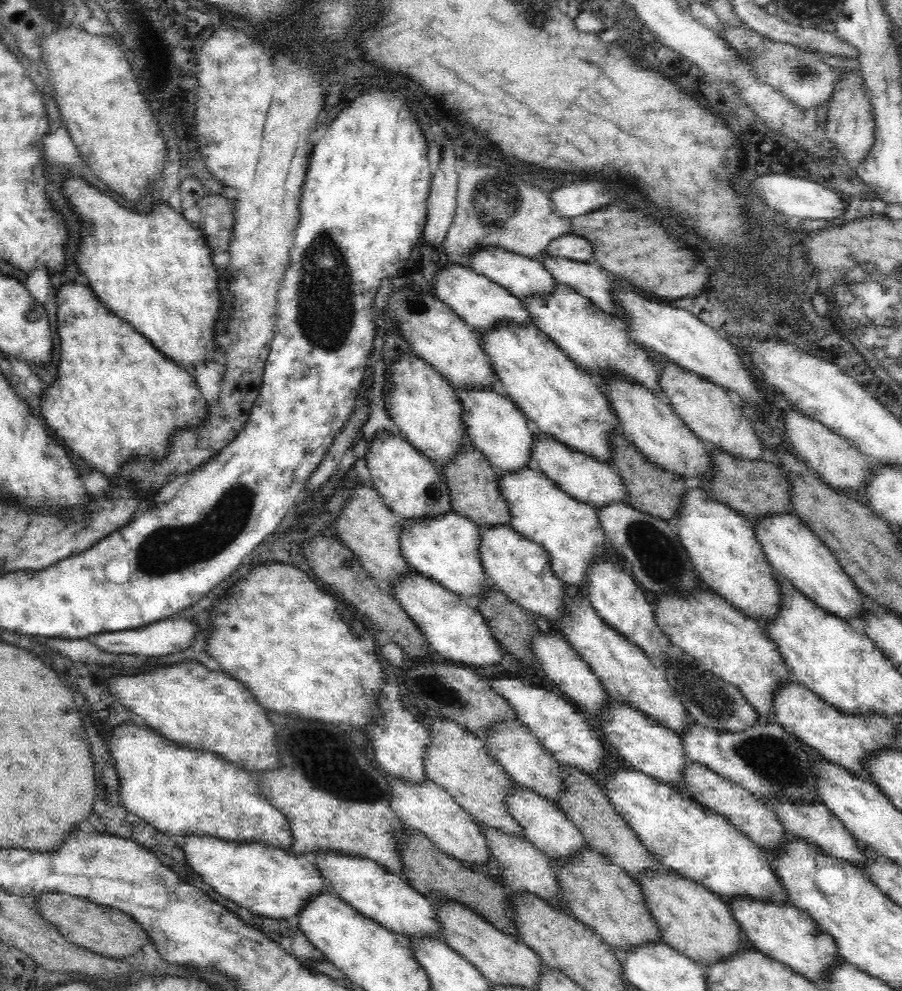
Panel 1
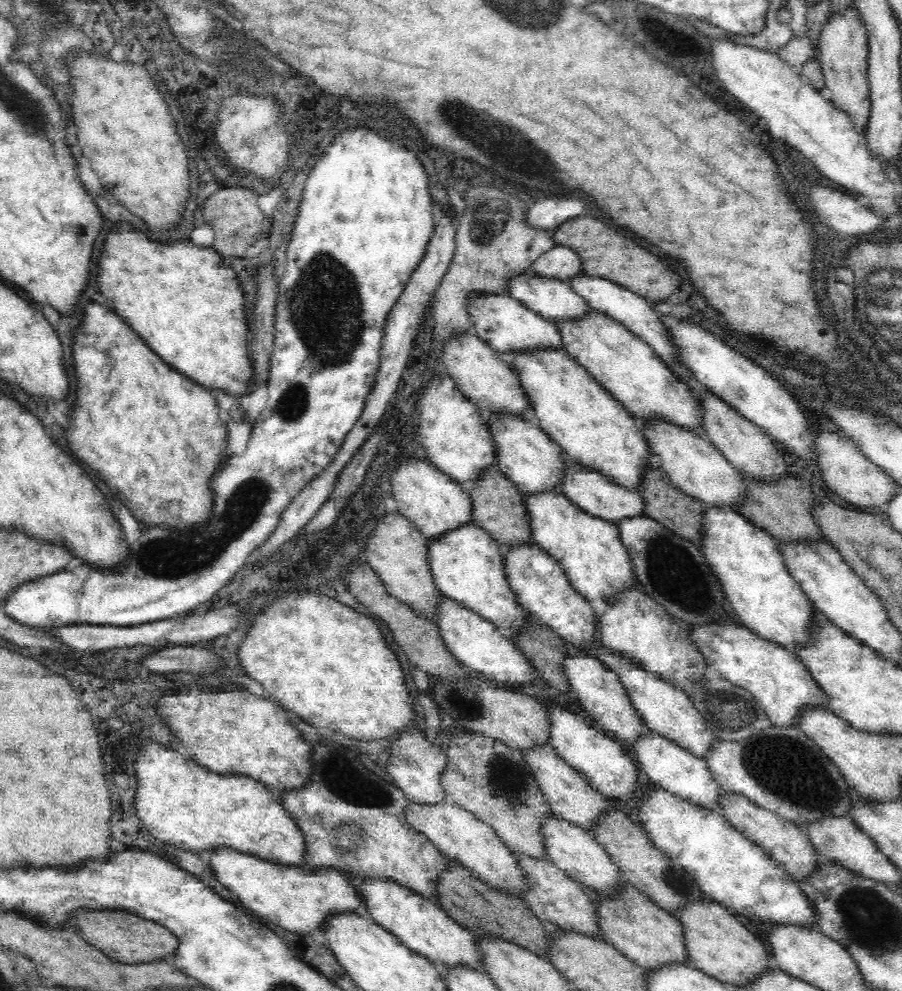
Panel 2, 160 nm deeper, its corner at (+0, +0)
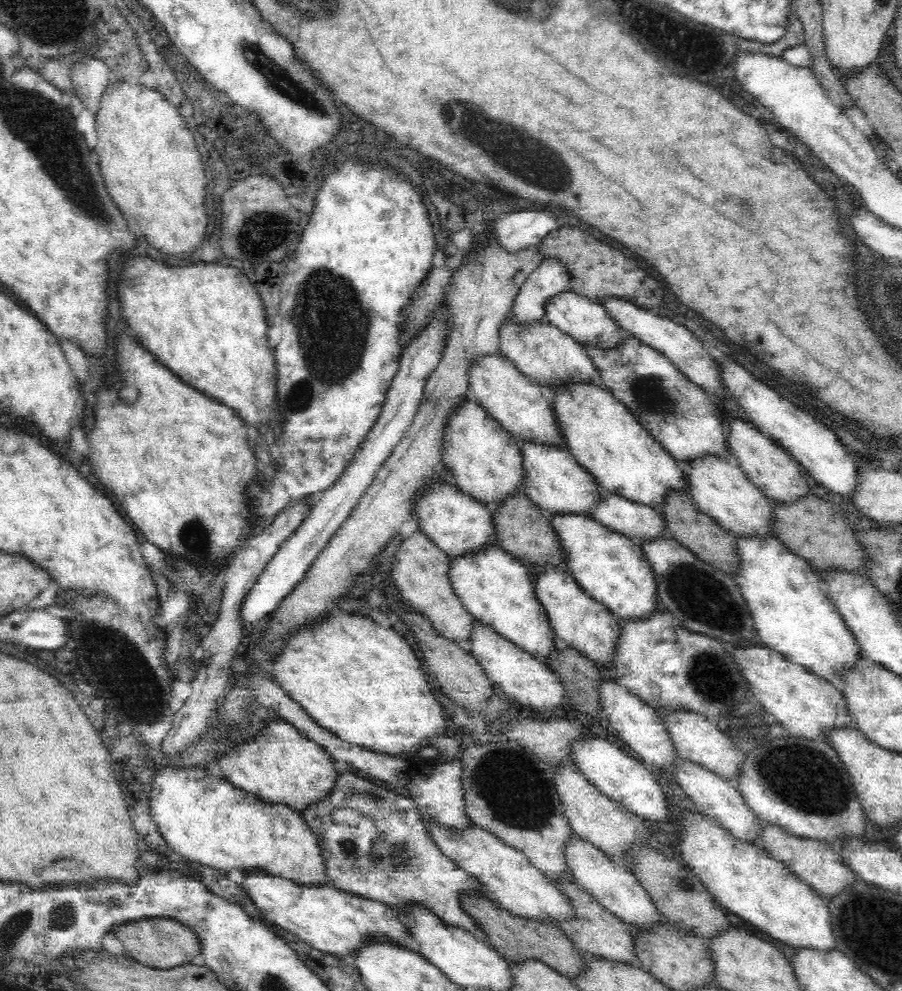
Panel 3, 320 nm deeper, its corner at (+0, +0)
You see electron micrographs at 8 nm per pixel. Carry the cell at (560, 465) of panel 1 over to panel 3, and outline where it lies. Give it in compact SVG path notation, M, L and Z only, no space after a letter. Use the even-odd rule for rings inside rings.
M603 493L591 514L592 518L606 528L622 533L636 542L669 537L660 510L650 508L649 505L636 504L625 497Z

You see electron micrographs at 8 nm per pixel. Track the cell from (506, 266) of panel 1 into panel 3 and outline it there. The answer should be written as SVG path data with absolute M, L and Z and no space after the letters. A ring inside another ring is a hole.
M566 290L558 293L547 302L545 322L554 325L566 335L573 337L581 345L596 345L601 349L614 349L628 335L615 323L615 320L606 312L600 304L594 304L585 296Z

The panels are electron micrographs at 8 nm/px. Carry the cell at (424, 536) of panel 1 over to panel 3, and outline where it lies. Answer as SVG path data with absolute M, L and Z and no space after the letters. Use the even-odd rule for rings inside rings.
M484 545L474 553L451 558L447 574L455 595L476 622L492 627L494 632L543 663L546 657L555 652L558 646L555 632L546 611L535 598L528 568L514 555L502 550L500 546Z

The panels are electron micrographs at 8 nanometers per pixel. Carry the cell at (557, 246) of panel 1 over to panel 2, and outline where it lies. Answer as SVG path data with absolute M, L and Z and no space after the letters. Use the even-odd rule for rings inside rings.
M555 245L548 252L542 253L528 270L539 277L549 277L570 284L571 279L581 273L581 257L566 245Z

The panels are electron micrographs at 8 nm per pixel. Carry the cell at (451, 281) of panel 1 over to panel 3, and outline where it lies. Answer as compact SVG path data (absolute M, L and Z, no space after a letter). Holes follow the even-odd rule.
M510 314L499 328L499 354L515 364L515 367L543 388L566 385L568 382L593 382L606 389L598 369L587 355L583 345L547 322L518 325Z

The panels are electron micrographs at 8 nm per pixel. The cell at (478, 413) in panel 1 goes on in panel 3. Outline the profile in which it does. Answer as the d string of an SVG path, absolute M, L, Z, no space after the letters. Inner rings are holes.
M514 437L523 451L523 493L548 516L569 513L592 518L592 509L604 493L594 476L580 466L576 458L564 448Z

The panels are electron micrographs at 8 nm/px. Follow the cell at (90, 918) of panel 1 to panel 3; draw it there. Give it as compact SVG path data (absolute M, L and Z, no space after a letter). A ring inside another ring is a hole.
M159 917L146 918L128 921L117 927L112 933L130 952L131 958L144 966L156 969L164 970L186 965L198 956L199 948L202 948L197 935L177 920L160 919Z

